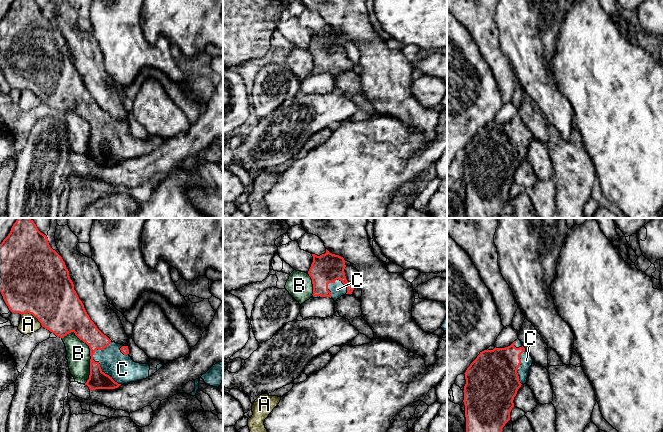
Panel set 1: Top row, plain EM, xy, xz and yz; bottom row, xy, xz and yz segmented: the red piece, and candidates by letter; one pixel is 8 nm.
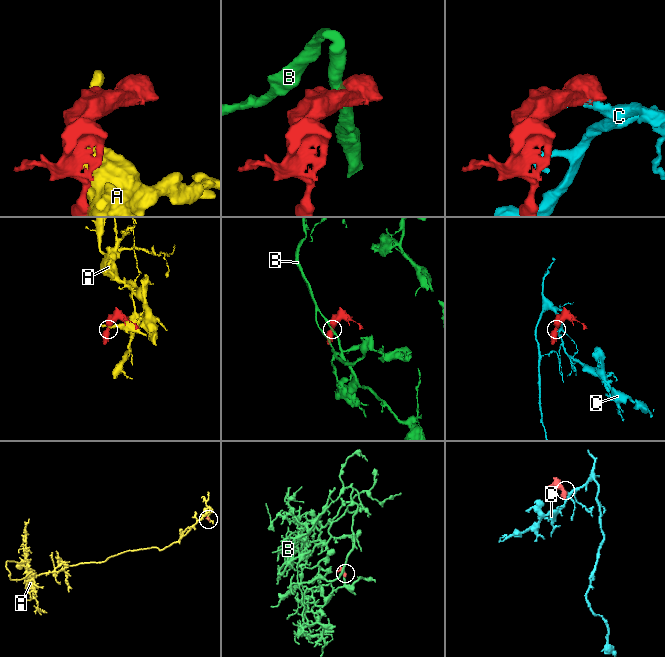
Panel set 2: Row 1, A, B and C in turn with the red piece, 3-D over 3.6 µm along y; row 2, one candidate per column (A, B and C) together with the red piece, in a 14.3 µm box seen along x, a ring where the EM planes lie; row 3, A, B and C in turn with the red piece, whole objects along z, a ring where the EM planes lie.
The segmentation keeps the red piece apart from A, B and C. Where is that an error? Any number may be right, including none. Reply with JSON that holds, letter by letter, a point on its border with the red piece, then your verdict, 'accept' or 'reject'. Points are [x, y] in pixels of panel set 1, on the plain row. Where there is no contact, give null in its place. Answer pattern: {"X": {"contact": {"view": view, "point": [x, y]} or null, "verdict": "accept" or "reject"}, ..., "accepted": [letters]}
{"A": {"contact": {"view": "xy", "point": [33, 91]}, "verdict": "reject"}, "B": {"contact": {"view": "xy", "point": [90, 131]}, "verdict": "reject"}, "C": {"contact": {"view": "xy", "point": [96, 138]}, "verdict": "accept"}, "accepted": ["C"]}

